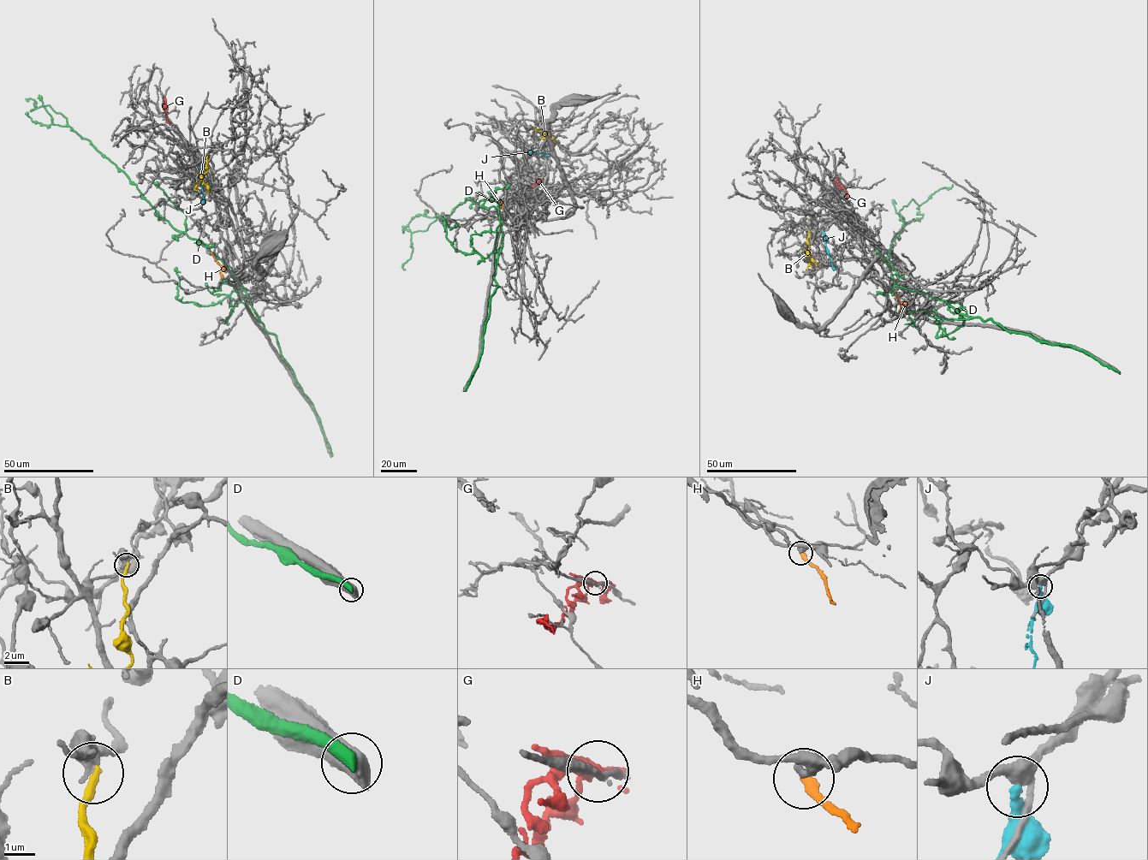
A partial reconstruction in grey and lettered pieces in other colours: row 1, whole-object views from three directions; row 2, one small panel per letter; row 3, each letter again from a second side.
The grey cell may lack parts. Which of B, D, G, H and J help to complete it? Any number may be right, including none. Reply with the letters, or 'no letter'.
no letter

